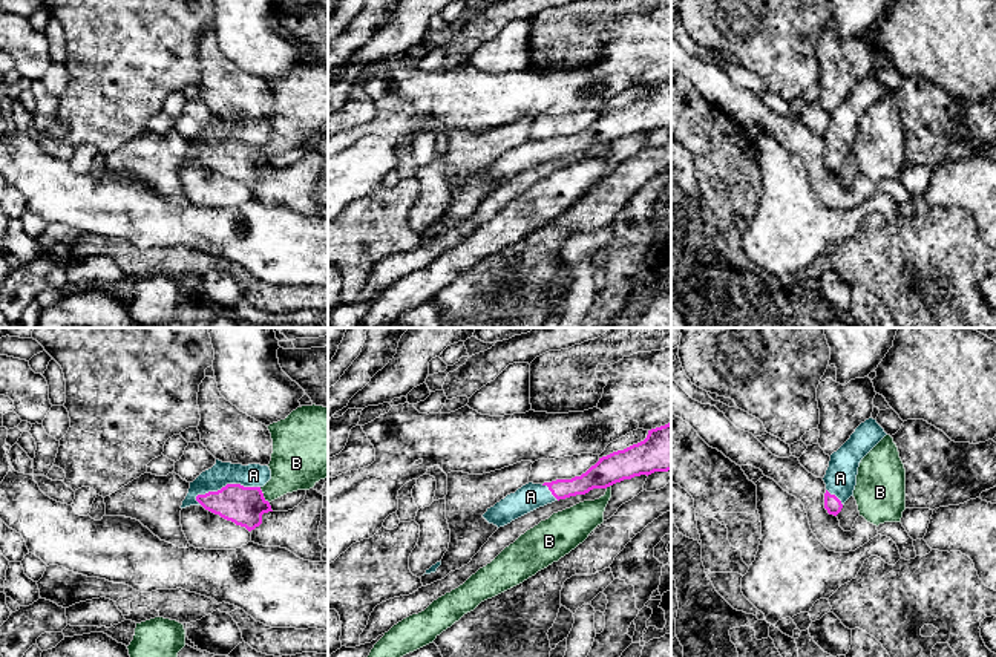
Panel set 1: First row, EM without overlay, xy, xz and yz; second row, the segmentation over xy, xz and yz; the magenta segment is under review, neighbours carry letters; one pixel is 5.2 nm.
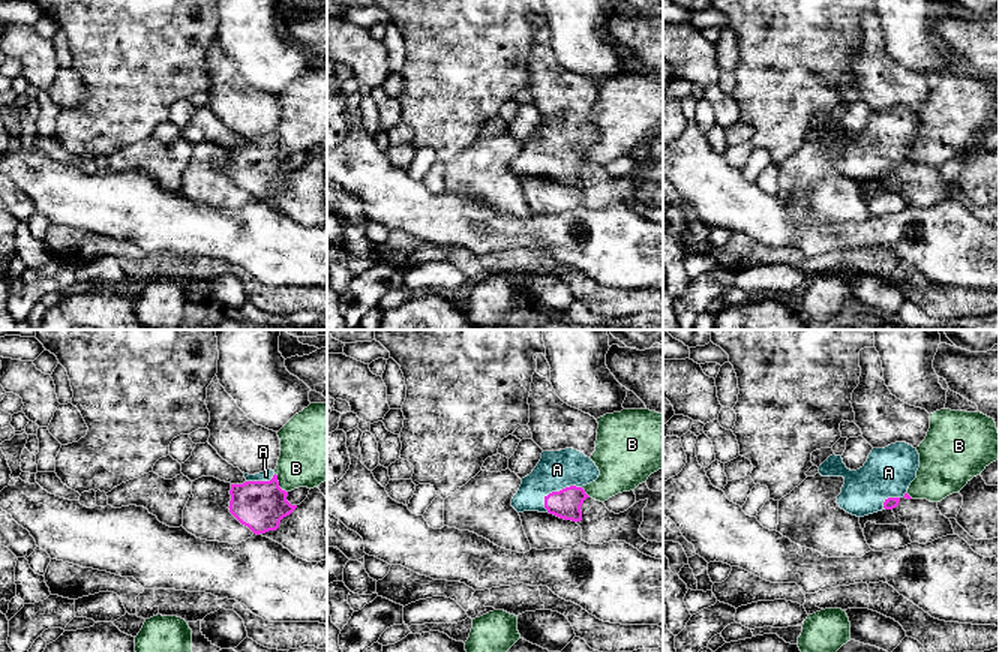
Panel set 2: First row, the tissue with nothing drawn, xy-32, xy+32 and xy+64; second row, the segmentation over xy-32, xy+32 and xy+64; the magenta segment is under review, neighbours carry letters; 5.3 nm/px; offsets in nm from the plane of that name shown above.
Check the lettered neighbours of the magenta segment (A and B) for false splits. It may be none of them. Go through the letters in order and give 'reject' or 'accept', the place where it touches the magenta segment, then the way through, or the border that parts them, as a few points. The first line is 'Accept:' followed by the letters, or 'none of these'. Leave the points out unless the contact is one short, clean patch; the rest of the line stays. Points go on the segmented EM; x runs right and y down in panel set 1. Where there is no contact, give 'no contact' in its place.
Accept: A
A: accept | xy (227, 484) | across xy (244, 506), (227, 484), (241, 484), (253, 475)
B: reject | xy (262, 495)

